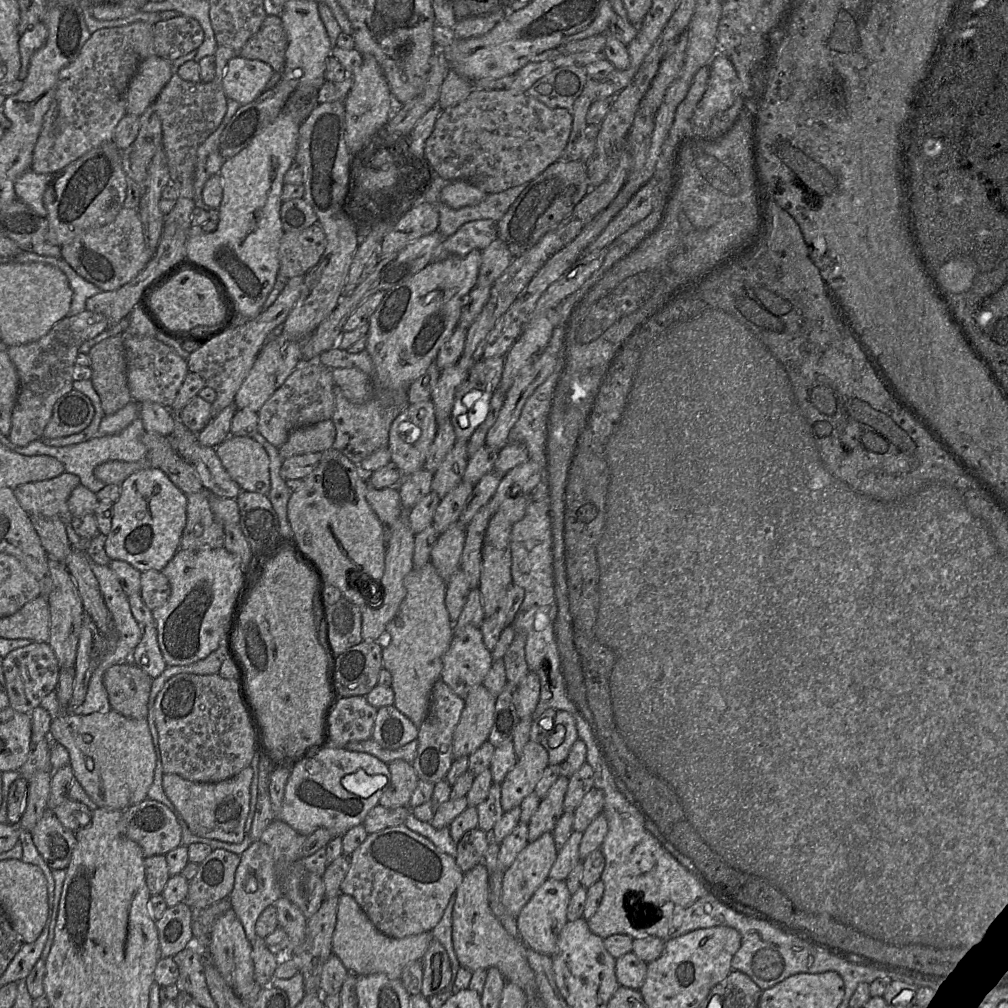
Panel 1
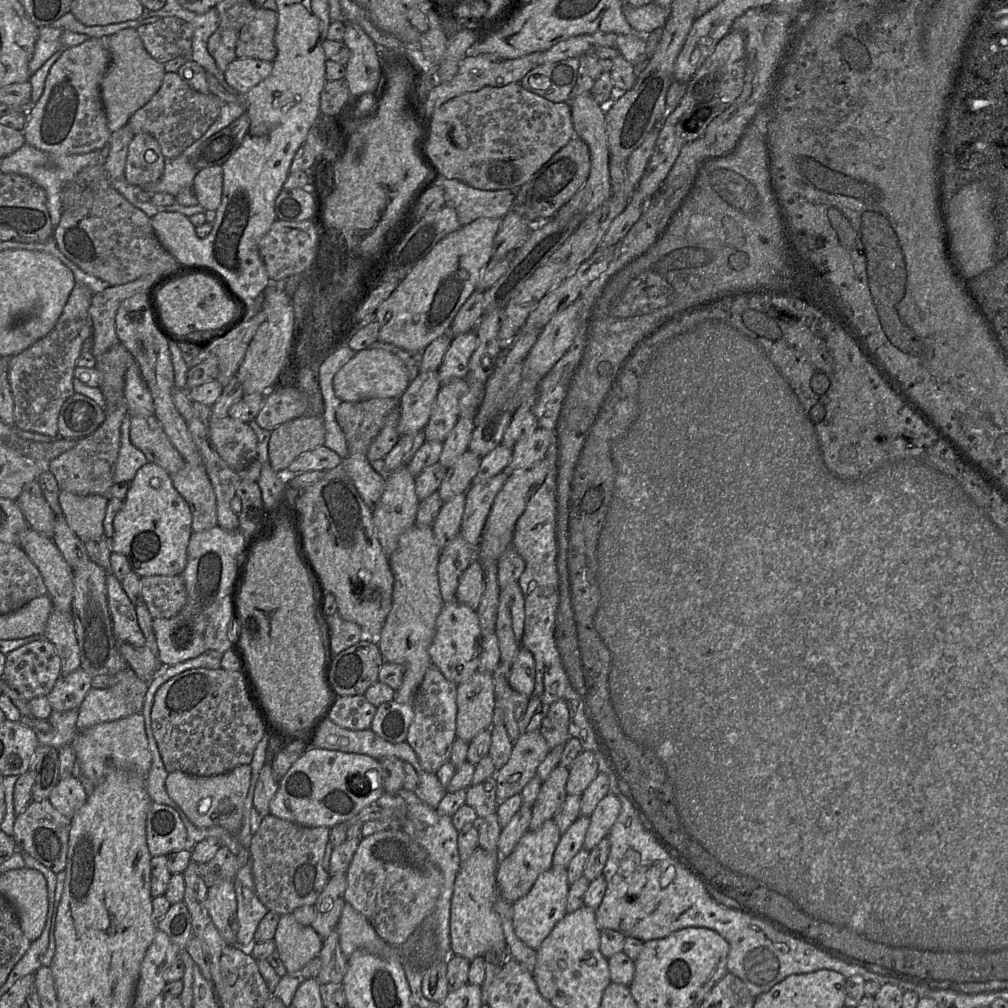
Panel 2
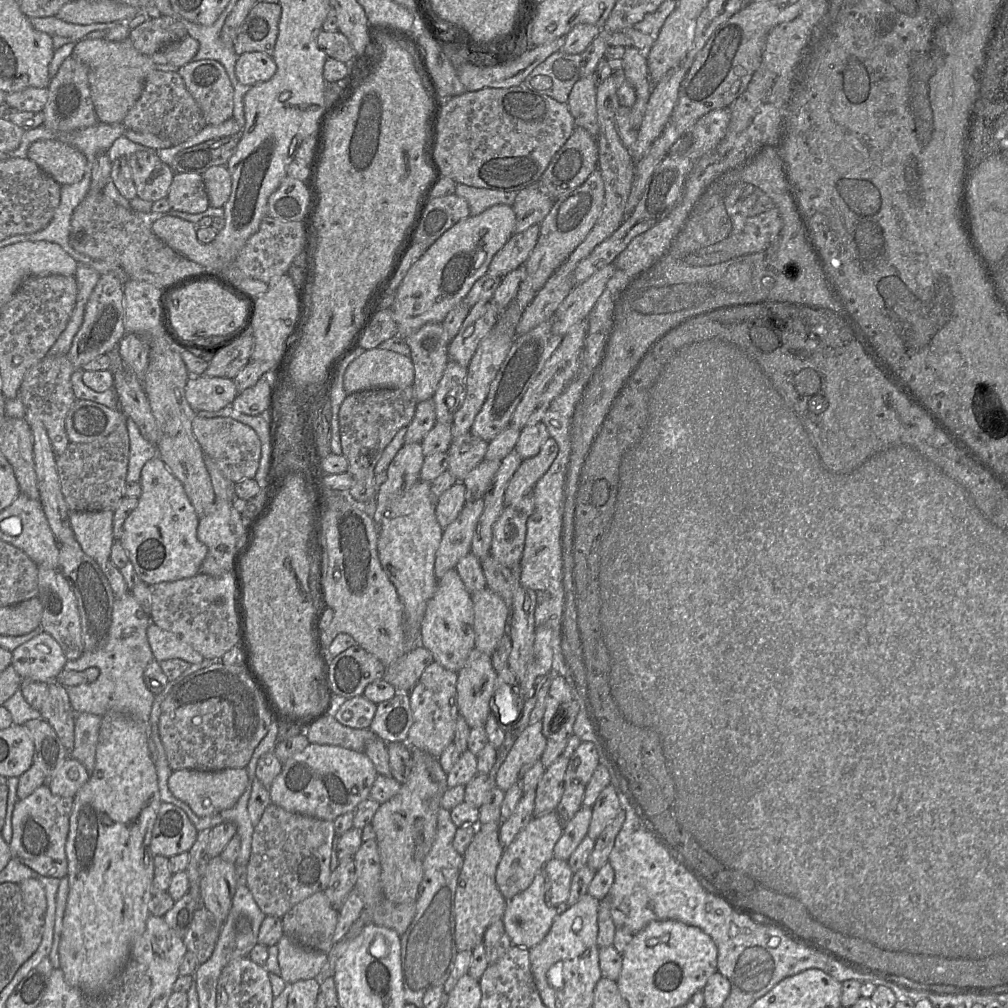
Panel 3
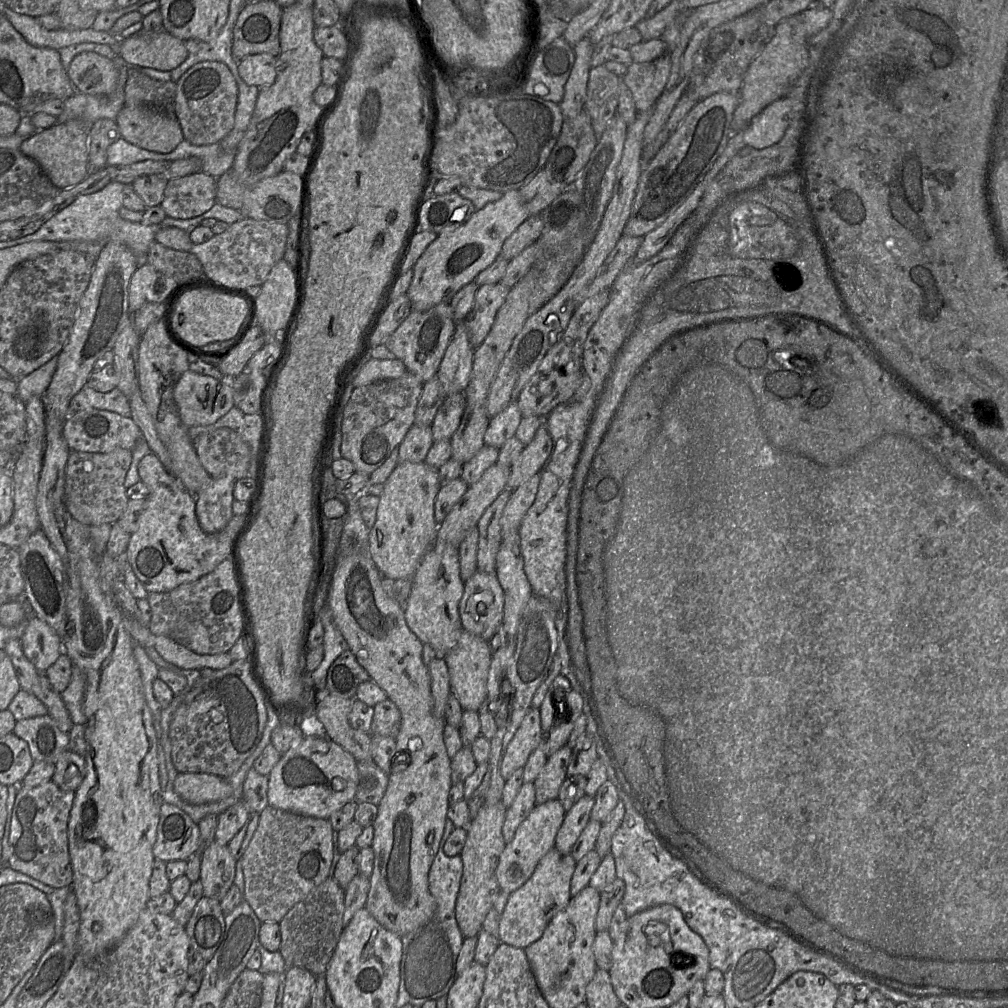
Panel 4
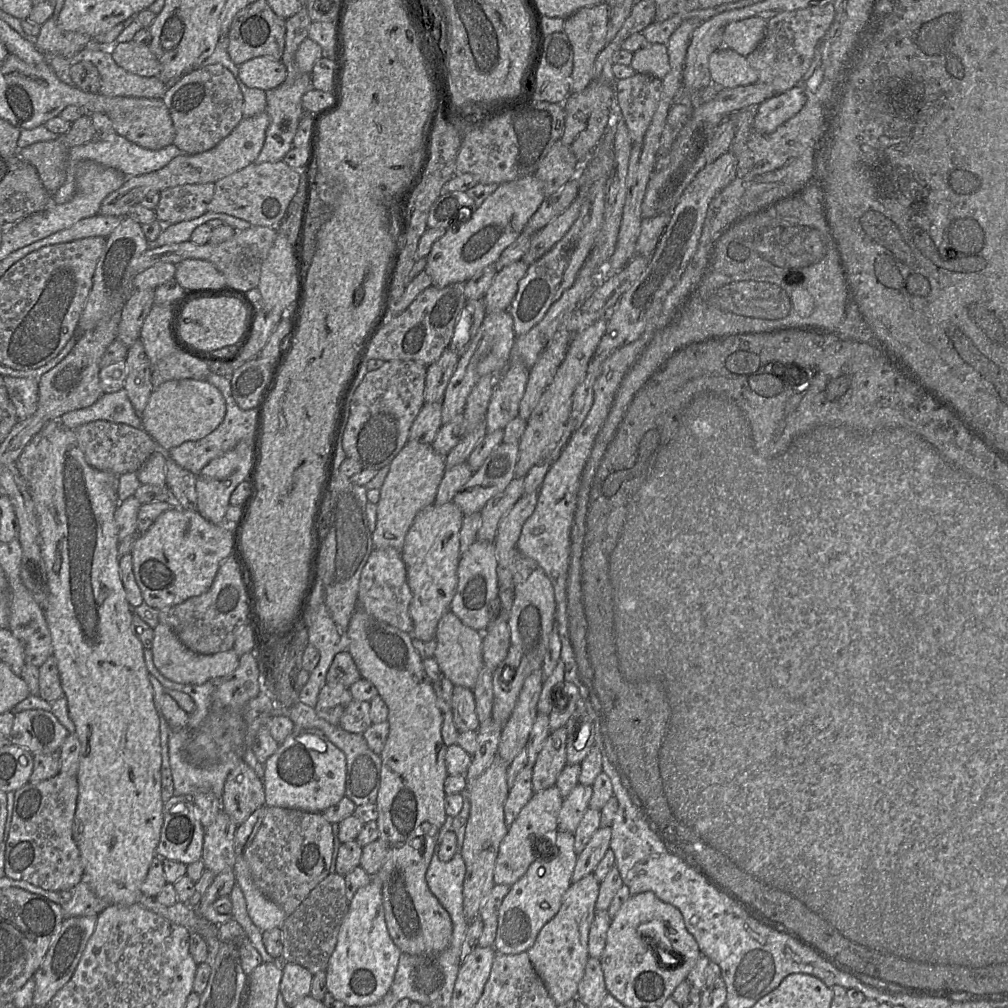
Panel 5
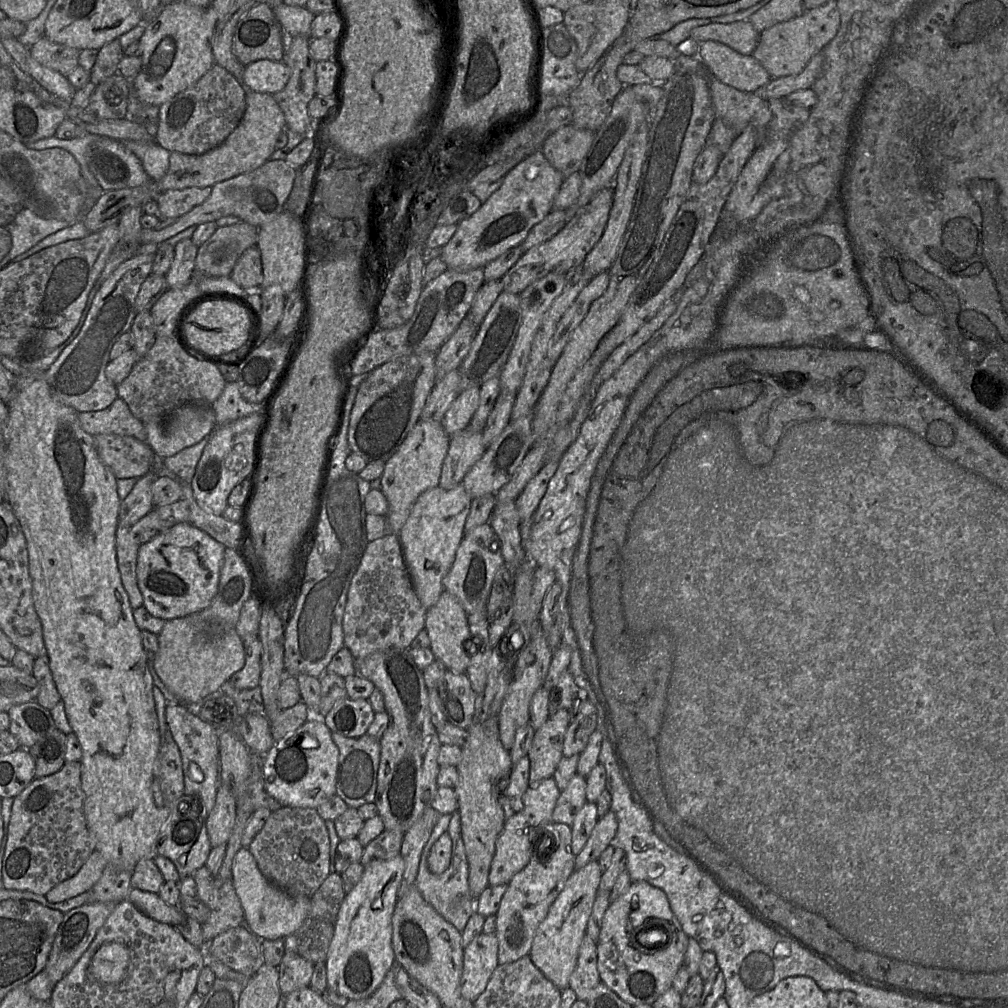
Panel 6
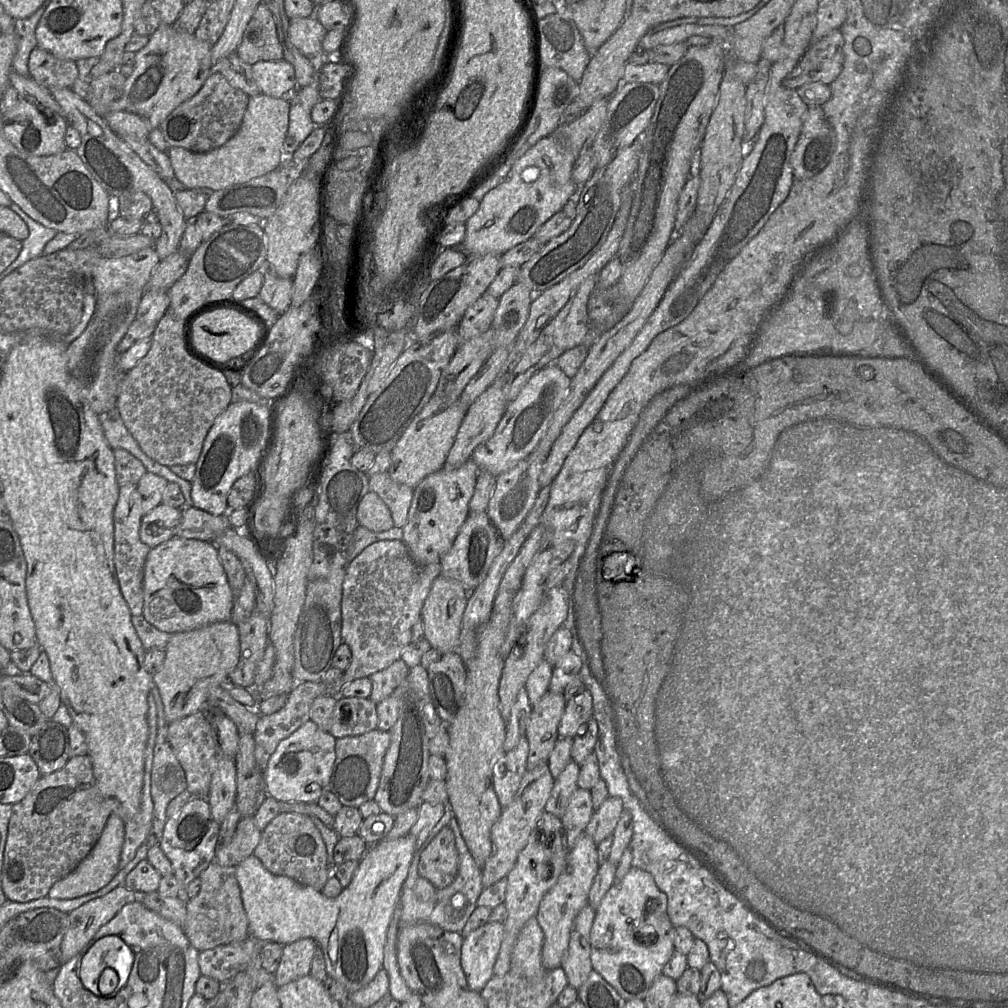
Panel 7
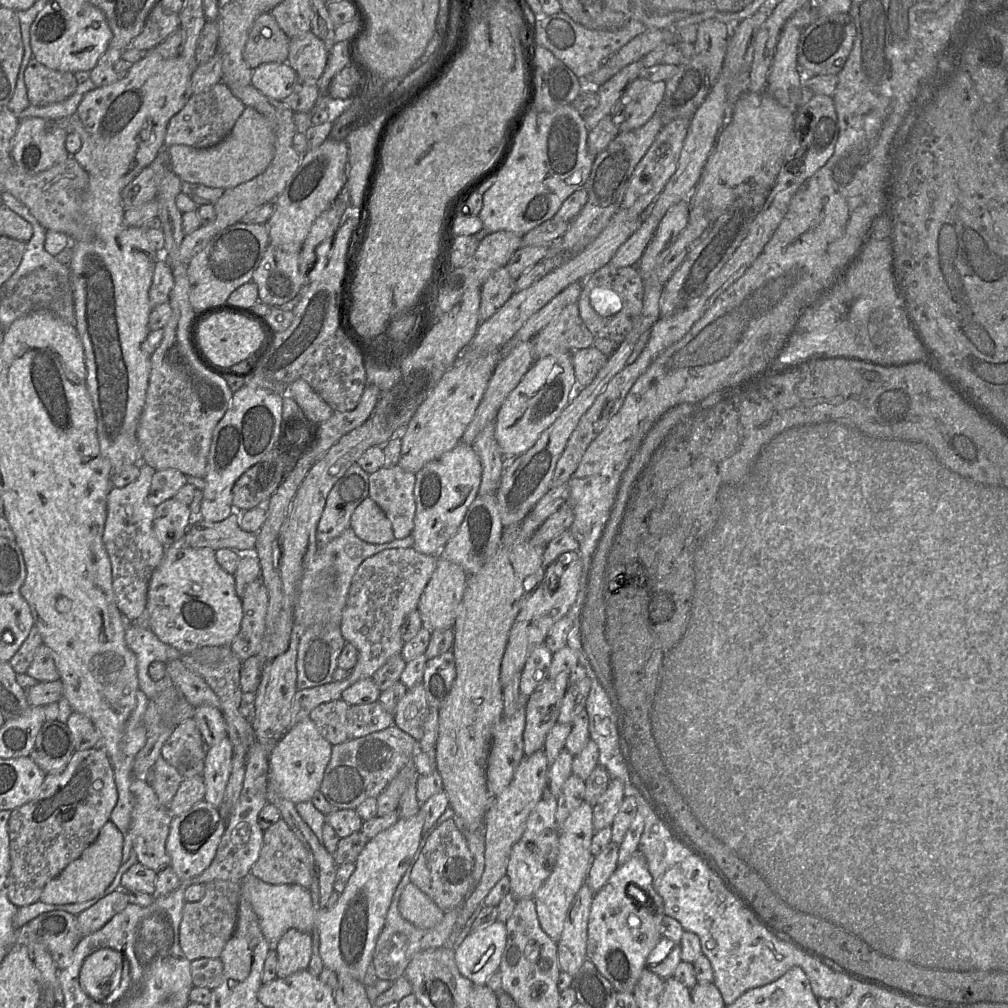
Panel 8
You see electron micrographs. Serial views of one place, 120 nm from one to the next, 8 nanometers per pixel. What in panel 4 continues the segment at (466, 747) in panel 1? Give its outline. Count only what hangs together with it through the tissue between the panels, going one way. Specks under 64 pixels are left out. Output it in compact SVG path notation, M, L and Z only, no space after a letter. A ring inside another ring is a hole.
M463 630L457 645L444 656L450 677L451 693L457 697L463 710L478 712L487 699L487 678L492 653L488 641Z

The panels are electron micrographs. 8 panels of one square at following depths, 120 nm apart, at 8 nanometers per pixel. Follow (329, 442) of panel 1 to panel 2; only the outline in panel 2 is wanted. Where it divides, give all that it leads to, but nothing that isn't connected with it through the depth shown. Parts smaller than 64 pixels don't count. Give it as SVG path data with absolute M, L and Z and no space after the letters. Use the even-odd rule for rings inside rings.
M304 415L286 421L272 431L269 441L269 458L274 471L287 471L289 465L301 454L324 446L325 424L322 415Z

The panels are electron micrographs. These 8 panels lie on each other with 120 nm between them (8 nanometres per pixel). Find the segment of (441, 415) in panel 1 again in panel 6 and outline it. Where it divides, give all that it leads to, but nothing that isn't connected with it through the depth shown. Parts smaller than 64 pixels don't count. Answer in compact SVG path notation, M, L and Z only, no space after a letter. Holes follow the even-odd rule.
M603 188L587 205L579 209L556 235L544 243L527 250L500 279L503 285L503 291L520 294L534 281L549 273L566 274L572 269L581 266L587 254L600 240L606 228L613 200L613 188Z

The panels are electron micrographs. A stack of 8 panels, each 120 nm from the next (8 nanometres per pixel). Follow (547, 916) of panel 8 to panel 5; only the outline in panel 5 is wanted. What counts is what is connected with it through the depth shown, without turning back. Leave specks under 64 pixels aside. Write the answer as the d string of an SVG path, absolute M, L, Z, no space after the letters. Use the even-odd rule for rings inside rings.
M593 873L572 882L563 895L559 911L543 926L533 946L527 950L536 973L557 1005L577 999L578 985L590 957L588 935L596 914L599 889L600 881Z

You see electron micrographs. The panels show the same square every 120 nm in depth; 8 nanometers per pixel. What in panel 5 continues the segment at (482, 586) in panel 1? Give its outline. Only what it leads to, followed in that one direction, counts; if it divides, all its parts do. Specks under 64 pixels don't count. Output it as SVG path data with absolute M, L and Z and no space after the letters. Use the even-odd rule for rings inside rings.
M603 317L572 337L564 360L527 420L525 431L519 441L519 456L515 467L515 477L525 477L528 471L540 461L541 457L560 440L570 416L574 391L584 380L588 363L606 328L607 317Z

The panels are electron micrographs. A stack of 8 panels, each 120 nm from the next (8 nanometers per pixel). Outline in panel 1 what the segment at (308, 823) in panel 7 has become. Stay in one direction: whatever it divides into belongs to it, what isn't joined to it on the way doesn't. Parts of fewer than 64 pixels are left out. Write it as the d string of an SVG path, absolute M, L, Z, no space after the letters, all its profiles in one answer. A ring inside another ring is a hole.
M274 819L262 833L260 840L270 848L276 880L282 896L288 898L308 920L320 908L325 899L325 887L321 876L308 871L300 863L300 849L307 836L298 833L281 819Z

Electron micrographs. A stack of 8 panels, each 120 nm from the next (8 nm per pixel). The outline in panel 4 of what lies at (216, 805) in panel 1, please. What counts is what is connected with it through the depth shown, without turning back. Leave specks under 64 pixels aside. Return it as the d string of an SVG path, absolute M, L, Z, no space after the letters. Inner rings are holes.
M179 773L175 793L185 802L200 805L227 798L231 787L226 778L205 773Z

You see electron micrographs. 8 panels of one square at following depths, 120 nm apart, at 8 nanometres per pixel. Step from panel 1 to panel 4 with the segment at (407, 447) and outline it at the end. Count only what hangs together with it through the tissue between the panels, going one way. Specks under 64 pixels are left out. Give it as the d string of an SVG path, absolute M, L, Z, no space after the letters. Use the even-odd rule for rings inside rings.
M450 301L441 302L429 310L411 311L402 324L390 335L384 345L401 360L407 371L421 379L423 383L433 378L450 343L456 322Z

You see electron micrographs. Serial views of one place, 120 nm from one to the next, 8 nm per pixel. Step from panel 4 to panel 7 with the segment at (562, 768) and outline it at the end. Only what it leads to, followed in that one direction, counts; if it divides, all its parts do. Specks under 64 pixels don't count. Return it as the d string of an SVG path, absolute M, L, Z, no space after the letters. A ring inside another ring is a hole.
M548 691L532 706L526 728L529 745L527 770L548 763L559 738L558 727L564 714L566 700L563 693Z

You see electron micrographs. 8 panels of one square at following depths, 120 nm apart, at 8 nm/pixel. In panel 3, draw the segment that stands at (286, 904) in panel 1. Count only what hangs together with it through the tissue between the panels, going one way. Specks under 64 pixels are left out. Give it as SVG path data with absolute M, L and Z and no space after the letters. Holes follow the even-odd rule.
M284 934L277 947L281 978L286 984L316 978L327 962L327 953L303 948Z

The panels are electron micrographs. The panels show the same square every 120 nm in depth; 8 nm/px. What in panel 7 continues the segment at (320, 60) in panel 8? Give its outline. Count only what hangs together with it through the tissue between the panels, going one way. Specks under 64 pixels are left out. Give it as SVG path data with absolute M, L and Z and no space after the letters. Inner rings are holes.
M315 16L295 18L289 23L289 37L299 51L318 61L324 58L322 42L327 31Z

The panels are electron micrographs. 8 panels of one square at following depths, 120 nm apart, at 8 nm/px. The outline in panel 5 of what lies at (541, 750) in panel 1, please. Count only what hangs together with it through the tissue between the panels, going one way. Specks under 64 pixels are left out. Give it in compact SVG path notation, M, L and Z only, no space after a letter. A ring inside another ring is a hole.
M542 669L534 671L526 678L516 705L502 728L497 756L507 764L527 745L538 714L537 704L544 680Z

